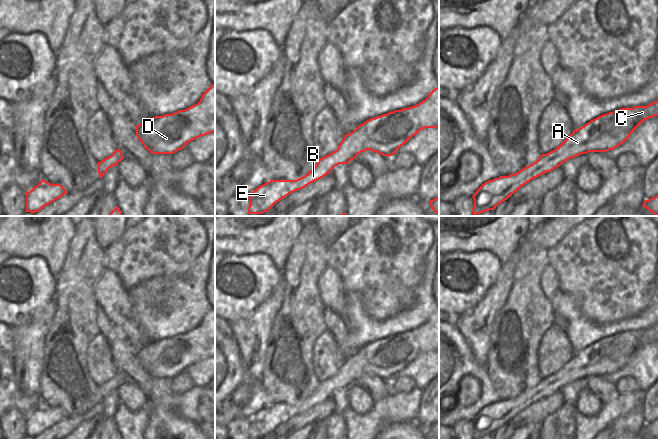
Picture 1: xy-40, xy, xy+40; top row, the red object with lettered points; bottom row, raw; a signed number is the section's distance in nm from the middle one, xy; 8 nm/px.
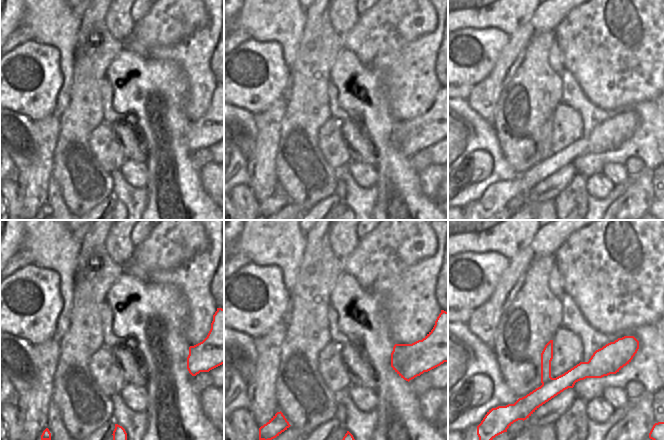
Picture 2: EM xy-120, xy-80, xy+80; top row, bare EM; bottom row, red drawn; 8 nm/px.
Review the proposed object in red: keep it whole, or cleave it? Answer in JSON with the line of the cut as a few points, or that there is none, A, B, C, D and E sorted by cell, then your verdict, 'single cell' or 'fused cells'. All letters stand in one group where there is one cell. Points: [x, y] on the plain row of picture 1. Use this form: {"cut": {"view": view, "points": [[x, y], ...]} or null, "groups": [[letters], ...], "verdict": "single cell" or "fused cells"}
{"cut": null, "groups": [["A", "B", "C", "D", "E"]], "verdict": "single cell"}

